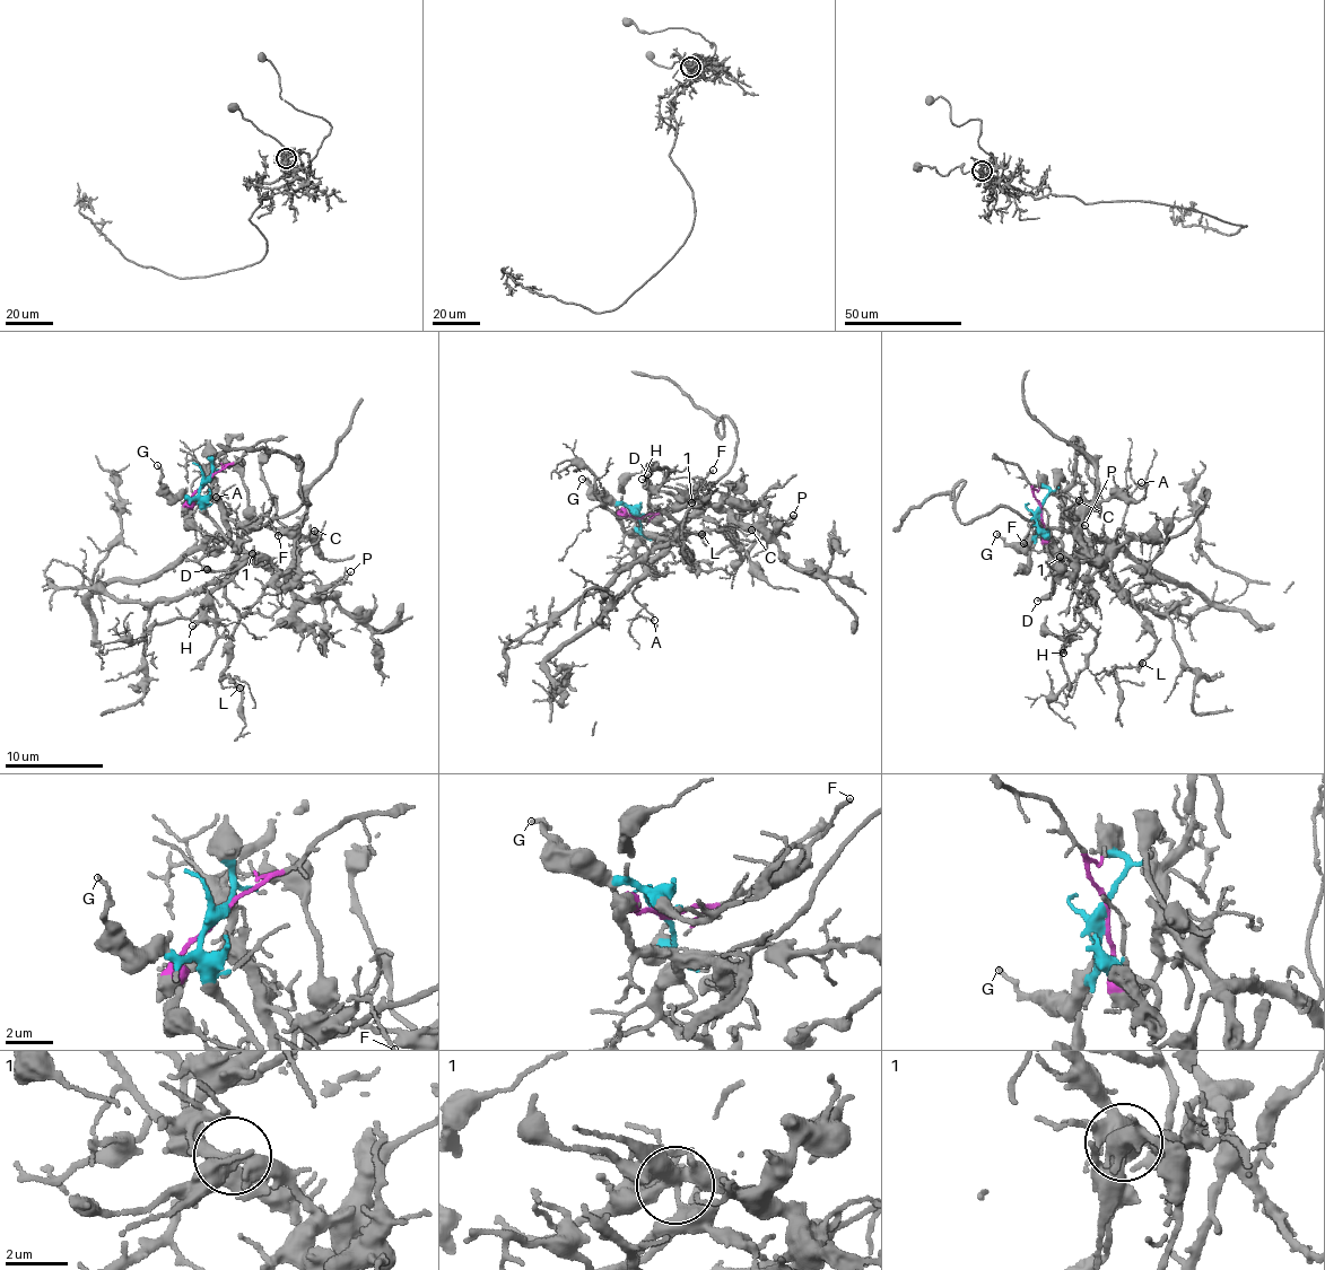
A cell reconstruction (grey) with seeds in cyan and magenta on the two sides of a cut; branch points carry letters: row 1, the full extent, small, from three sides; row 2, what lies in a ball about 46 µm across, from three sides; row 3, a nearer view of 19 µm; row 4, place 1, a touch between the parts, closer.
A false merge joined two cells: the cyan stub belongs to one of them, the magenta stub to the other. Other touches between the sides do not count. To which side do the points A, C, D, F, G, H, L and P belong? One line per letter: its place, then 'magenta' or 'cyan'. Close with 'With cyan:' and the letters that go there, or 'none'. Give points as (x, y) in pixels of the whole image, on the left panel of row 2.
A: at (216, 497); magenta
C: at (314, 531); cyan
D: at (207, 569); cyan
F: at (278, 535); cyan
G: at (157, 465); cyan
H: at (192, 625); magenta
L: at (240, 688); magenta
P: at (350, 571); cyan
With cyan: C, D, F, G, P

